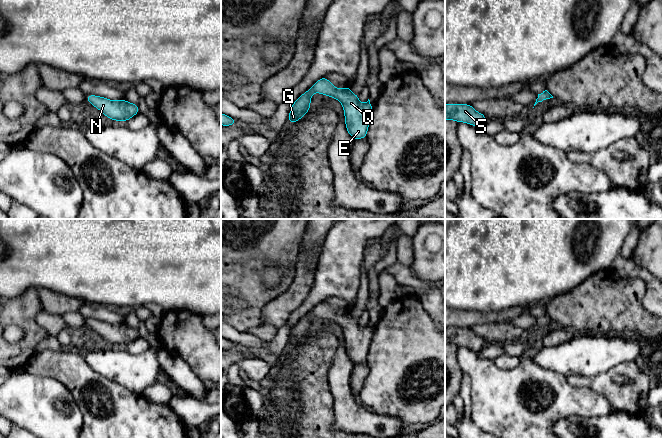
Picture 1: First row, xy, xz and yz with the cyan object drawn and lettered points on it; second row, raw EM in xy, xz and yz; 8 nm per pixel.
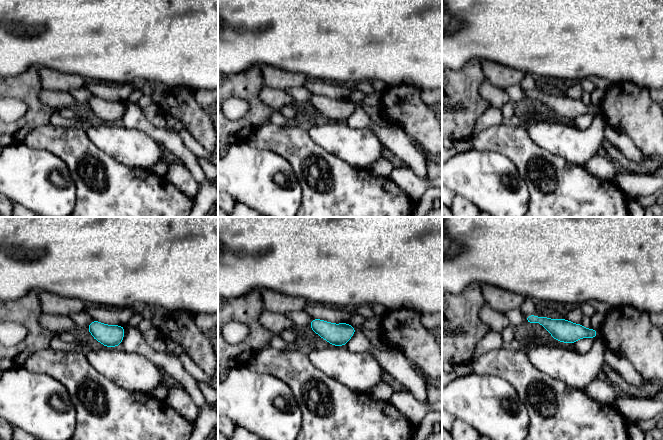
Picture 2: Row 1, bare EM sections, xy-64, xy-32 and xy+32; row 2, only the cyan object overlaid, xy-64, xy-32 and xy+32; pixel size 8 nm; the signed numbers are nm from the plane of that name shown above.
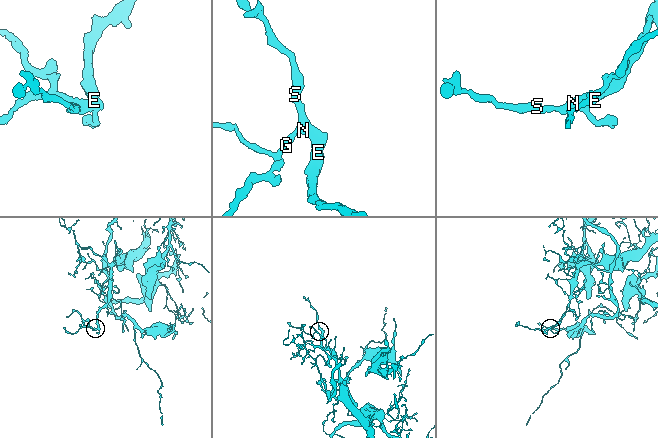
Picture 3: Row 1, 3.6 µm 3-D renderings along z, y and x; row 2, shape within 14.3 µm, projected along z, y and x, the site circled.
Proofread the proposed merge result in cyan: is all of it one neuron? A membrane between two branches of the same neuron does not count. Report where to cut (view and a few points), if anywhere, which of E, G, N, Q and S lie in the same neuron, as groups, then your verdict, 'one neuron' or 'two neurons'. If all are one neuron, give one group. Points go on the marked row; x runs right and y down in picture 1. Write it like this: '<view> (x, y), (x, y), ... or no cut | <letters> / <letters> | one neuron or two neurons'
no cut | E G N Q S | one neuron

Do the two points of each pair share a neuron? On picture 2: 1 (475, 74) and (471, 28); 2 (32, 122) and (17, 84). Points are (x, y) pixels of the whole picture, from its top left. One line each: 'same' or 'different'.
1: different
2: same

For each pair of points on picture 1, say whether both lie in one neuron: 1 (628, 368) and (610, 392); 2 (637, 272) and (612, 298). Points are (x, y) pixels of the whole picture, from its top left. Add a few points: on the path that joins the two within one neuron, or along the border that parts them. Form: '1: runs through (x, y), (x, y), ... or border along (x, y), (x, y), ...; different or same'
1: runs through (620, 370), (617, 370), (610, 377), (610, 384); same
2: border along (611, 267), (621, 276), (638, 277), (640, 279); different

